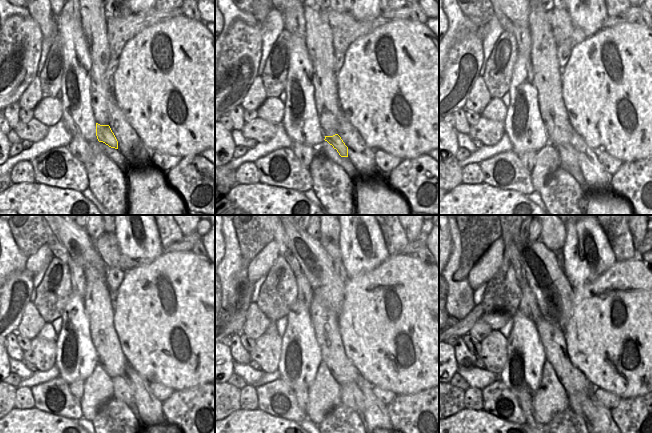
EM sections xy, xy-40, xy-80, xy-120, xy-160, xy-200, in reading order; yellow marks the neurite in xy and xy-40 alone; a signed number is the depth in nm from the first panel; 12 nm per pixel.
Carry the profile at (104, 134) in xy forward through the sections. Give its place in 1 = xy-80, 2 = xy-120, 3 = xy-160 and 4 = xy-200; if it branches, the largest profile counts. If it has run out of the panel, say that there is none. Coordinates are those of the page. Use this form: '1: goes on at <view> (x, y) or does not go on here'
1: goes on at xy-80 (569, 159)
2: goes on at xy-120 (124, 390)
3: goes on at xy-160 (352, 396)
4: goes on at xy-200 (583, 405)

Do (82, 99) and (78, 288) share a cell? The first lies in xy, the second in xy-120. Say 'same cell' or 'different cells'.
different cells

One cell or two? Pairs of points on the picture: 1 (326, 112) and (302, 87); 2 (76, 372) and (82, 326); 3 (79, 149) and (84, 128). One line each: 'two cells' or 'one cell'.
1: two cells
2: one cell
3: two cells

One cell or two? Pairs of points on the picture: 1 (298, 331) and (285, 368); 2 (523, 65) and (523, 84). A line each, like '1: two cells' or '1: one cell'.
1: one cell
2: one cell

